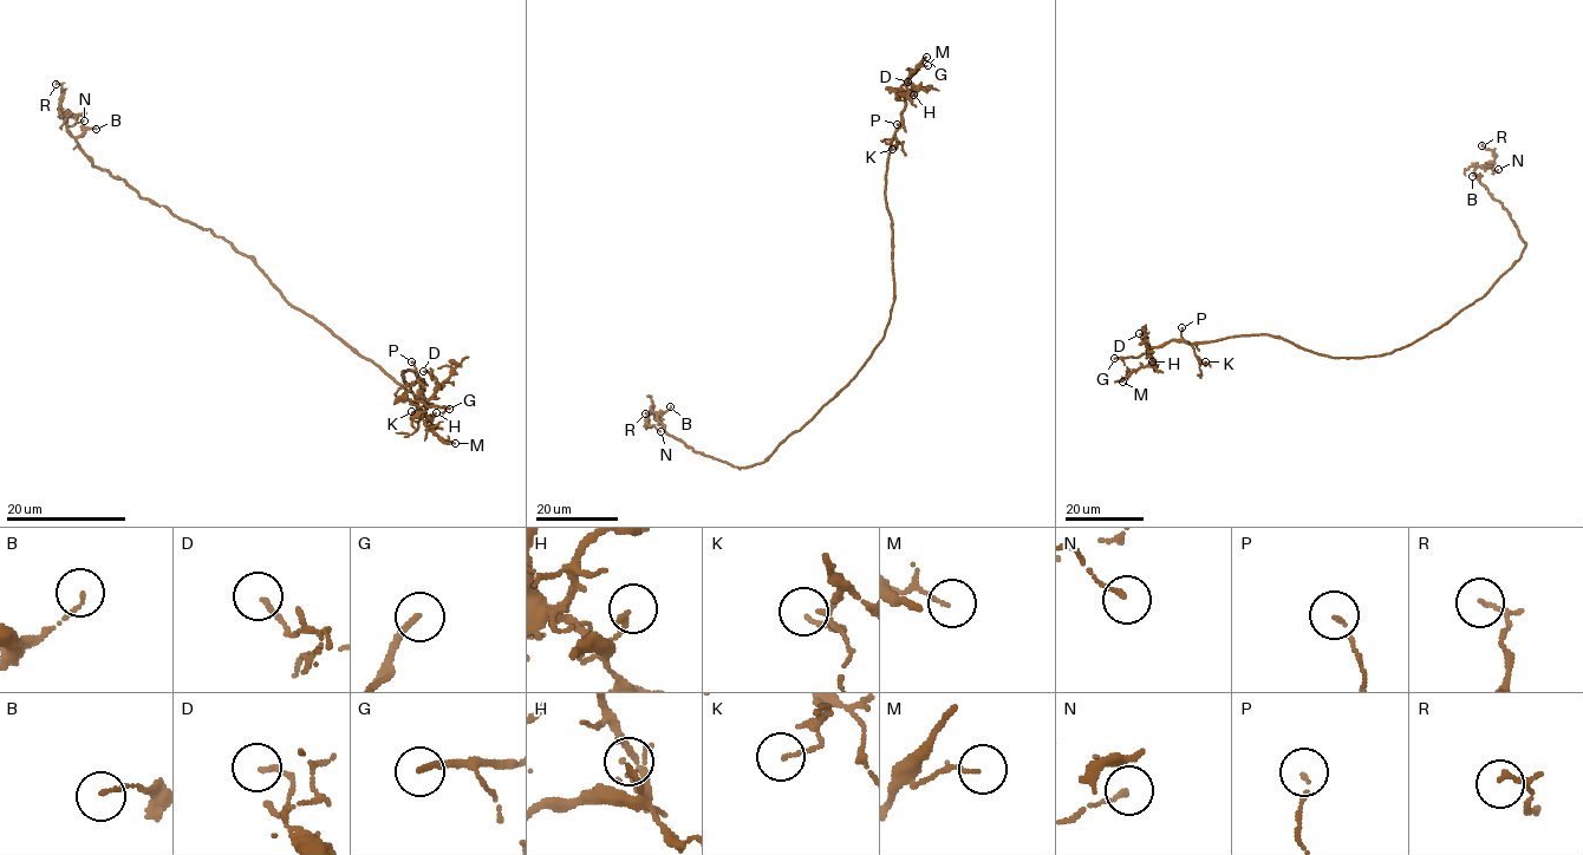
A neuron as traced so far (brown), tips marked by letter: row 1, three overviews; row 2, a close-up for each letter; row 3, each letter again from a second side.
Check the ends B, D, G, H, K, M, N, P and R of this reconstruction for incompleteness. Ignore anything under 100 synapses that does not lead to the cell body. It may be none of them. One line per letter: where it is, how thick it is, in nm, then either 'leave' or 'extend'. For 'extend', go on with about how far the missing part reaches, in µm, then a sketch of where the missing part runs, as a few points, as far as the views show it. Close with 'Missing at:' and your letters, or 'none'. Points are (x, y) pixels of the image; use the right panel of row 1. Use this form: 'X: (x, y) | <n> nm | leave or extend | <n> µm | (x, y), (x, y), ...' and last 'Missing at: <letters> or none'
B: (1472, 176) | 100 nm | leave
D: (1139, 333) | 130 nm | leave
G: (1114, 358) | 180 nm | extend | 40 µm
H: (1152, 361) | 130 nm | leave
K: (1205, 361) | 110 nm | leave
M: (1122, 382) | 80 nm | leave
N: (1498, 169) | 130 nm | leave
P: (1181, 327) | 100 nm | leave
R: (1481, 145) | 90 nm | leave
Missing at: G

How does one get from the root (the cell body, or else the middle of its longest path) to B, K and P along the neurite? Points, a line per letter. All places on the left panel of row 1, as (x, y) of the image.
B: (385, 372), (295, 308), (247, 254), (210, 229), (175, 217), (93, 165), (76, 139), (88, 129), (96, 129)
K: (385, 372), (423, 402), (431, 404), (422, 395), (419, 378), (411, 370), (402, 372), (418, 415), (411, 411)
P: (385, 372), (431, 404), (422, 395), (417, 374), (405, 371), (403, 377), (409, 385), (416, 379), (411, 361)

